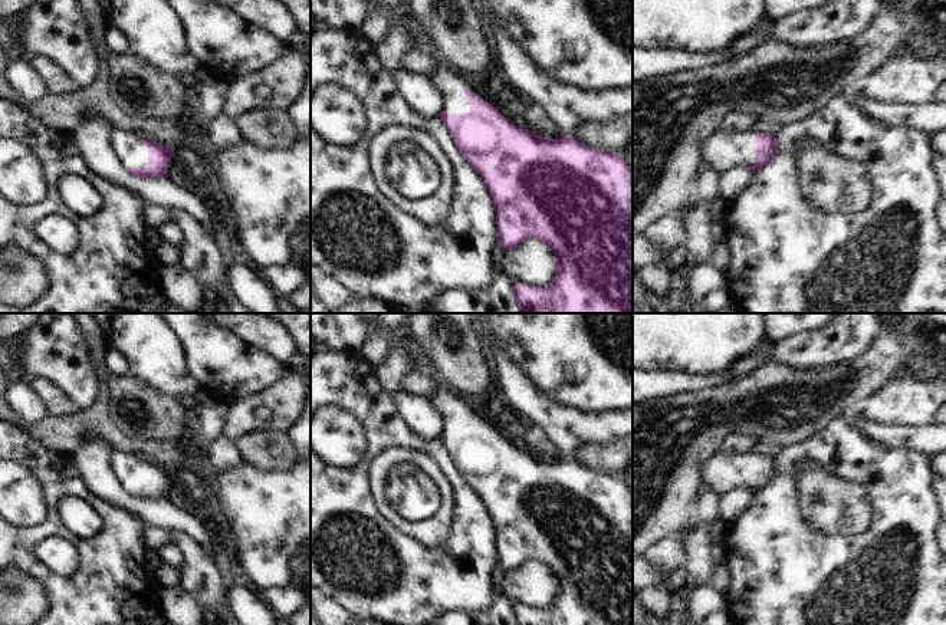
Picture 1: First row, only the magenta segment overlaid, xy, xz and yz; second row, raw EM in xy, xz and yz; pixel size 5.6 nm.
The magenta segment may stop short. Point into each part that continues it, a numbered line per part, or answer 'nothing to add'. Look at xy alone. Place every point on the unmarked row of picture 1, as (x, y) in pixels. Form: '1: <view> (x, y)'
1: xy (128, 470)

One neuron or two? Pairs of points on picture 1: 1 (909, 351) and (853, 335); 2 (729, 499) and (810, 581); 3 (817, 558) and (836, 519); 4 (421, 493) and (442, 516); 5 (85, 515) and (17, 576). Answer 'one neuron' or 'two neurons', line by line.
1: two neurons
2: two neurons
3: two neurons
4: one neuron
5: two neurons

